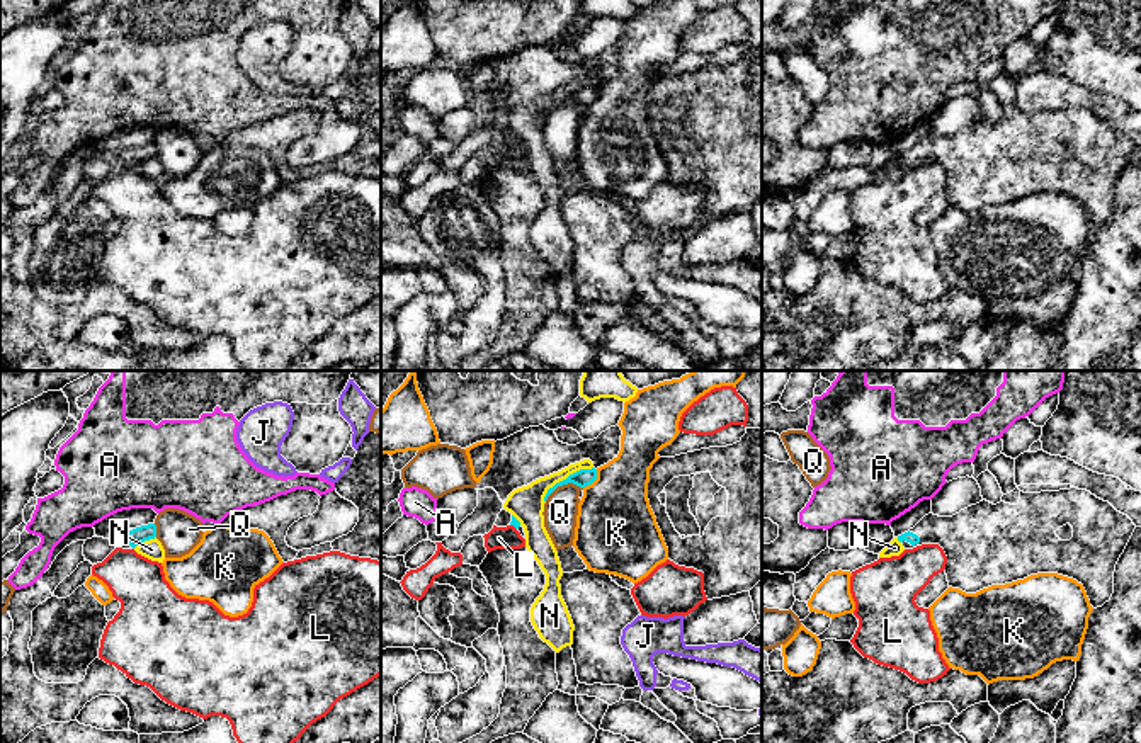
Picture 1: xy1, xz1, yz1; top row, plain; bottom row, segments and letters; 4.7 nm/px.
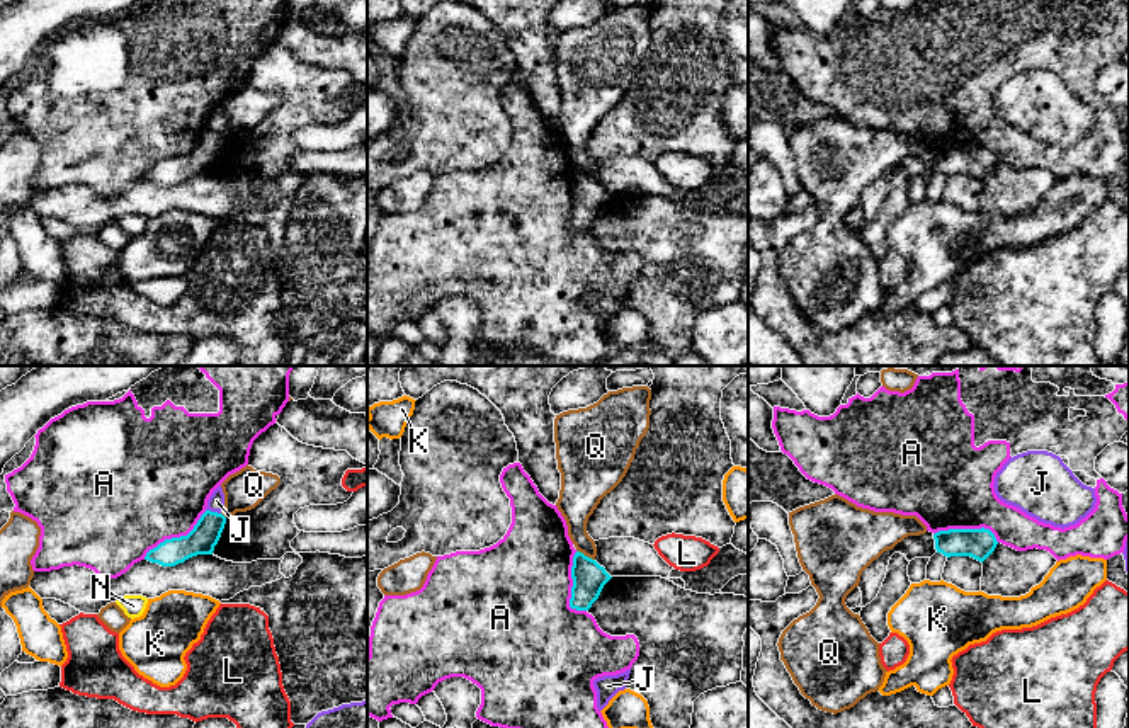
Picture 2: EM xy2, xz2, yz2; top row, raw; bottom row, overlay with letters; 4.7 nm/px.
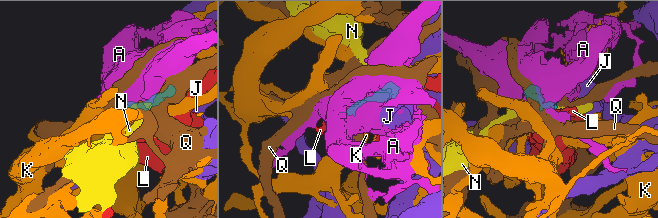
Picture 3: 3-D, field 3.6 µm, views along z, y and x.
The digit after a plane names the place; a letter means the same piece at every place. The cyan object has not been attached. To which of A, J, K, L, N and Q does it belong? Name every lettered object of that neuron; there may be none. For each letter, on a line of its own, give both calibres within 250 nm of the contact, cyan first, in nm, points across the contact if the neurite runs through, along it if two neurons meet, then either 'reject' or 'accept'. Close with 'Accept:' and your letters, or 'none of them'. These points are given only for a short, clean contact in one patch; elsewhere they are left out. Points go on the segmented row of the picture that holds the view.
A: calibres 160 and 480 nm; reject
J: calibres 140 and 80 nm; border xy2 (206, 509), (220, 514); reject
K: calibres 90 and 380 nm; border xz1 (597, 470), (597, 476), (584, 488); reject
L: calibres 40 and 110 nm; border xz1 (510, 524), (516, 529); reject
N: calibres 90 and 170 nm; border xz1 (592, 466), (580, 468), (556, 482), (543, 500); reject
Q: calibres 90 and 160 nm; reject
Accept: none of them

